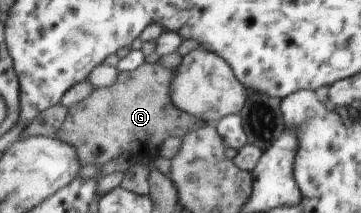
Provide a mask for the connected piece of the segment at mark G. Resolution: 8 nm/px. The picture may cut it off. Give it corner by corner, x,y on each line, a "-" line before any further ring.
145,62
135,71
120,71
116,77
116,83
112,87
95,88
85,101
80,101
76,106
69,108
66,127
59,129
57,138
68,145
74,145
74,149
78,149
78,159
82,166
104,166
124,153
128,154
130,161
138,163
157,158
168,137
184,138
207,124
206,121
178,110
173,105
172,99
170,99
170,89
173,87
174,75
176,75
175,69
168,69
159,62

